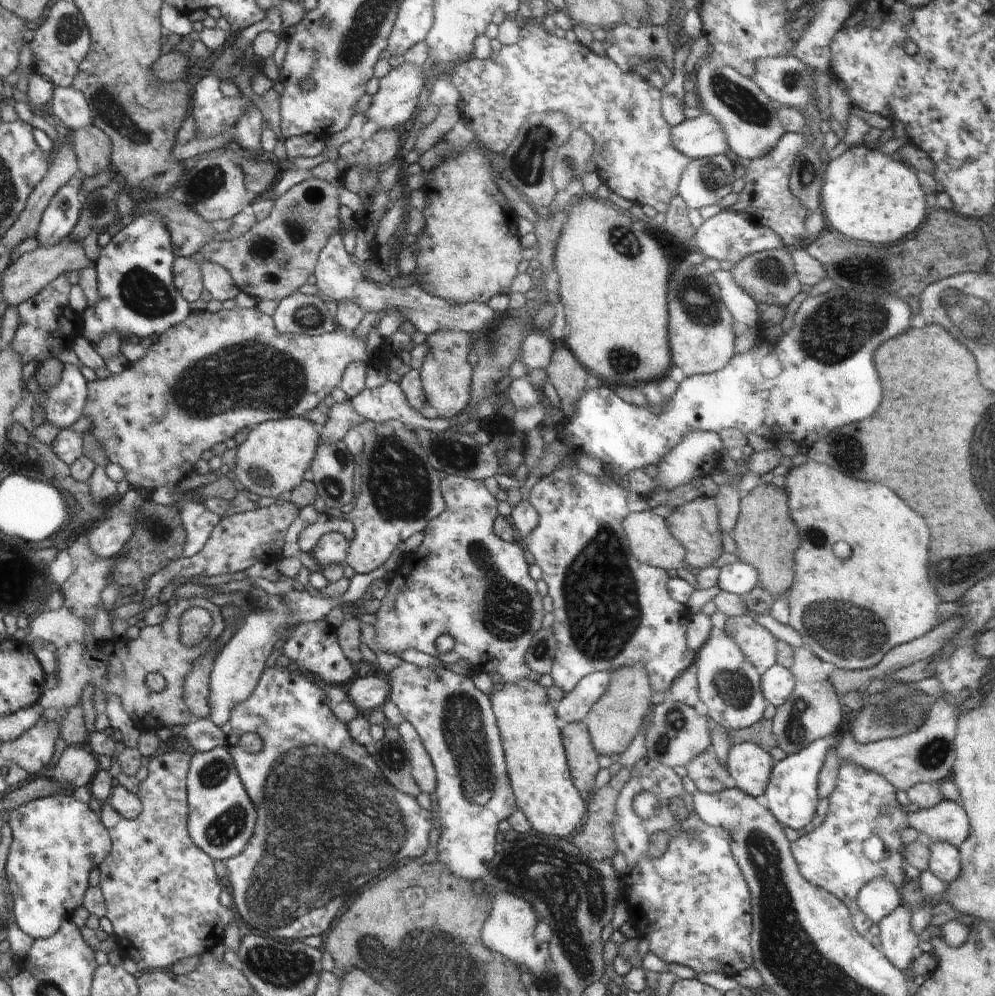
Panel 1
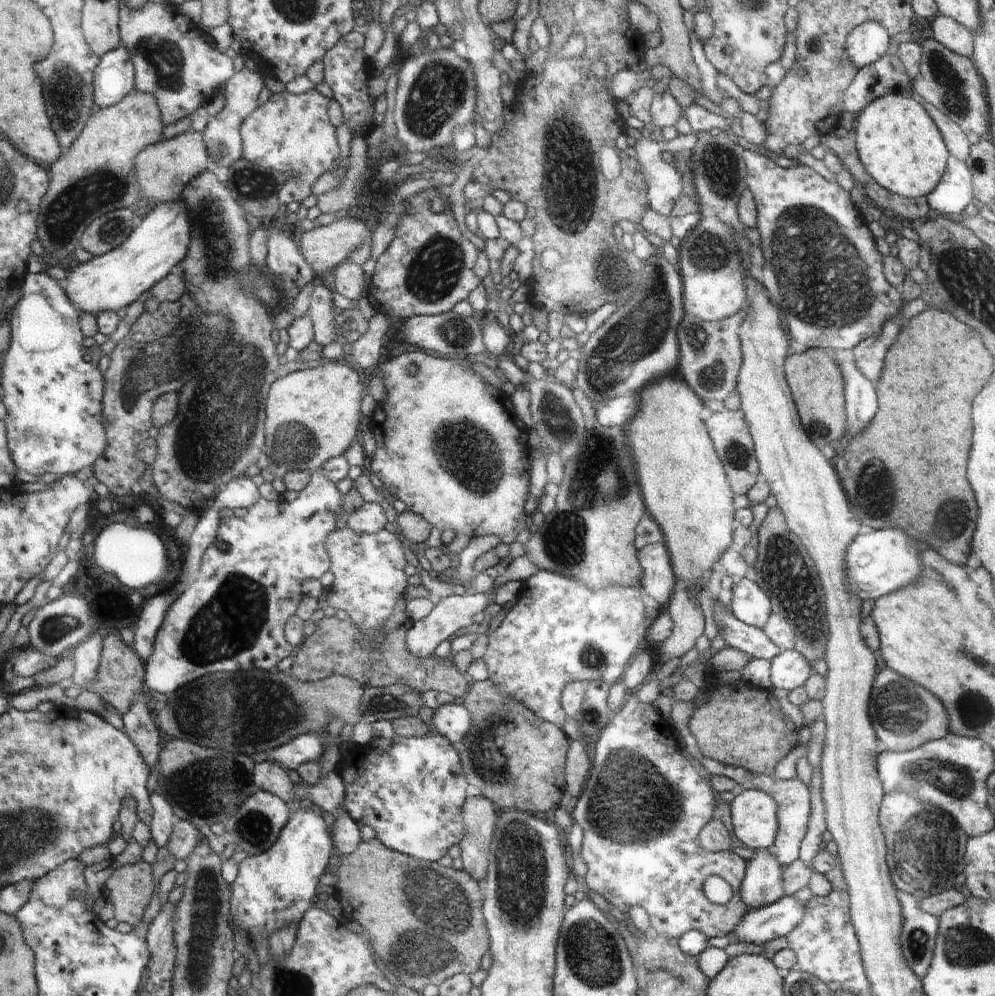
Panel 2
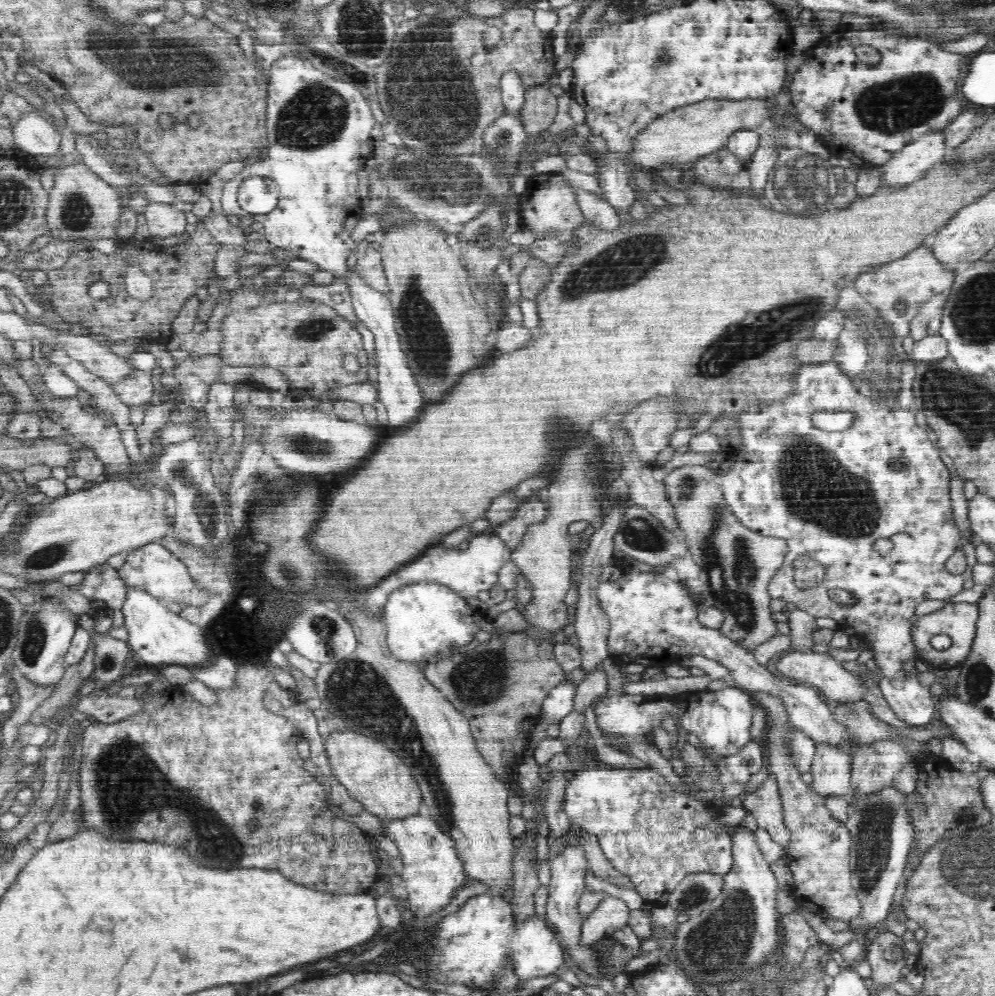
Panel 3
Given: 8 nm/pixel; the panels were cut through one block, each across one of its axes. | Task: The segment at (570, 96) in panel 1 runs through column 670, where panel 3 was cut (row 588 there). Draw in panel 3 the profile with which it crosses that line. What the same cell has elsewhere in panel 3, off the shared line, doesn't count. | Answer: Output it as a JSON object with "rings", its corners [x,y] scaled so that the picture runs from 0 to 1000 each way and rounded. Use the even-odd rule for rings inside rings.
{"rings":[[[160,543],[141,548],[129,554],[127,566],[121,569],[121,578],[127,584],[127,592],[147,593],[163,603],[179,604],[185,608],[205,608],[212,596],[201,590],[181,561],[167,551]]]}

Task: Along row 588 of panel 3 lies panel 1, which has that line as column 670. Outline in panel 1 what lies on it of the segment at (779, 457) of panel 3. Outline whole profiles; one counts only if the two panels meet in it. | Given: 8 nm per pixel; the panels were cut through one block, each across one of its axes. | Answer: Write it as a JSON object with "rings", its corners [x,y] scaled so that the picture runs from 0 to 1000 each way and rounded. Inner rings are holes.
{"rings":[[[651,760],[640,765],[634,773],[630,786],[623,794],[615,827],[620,855],[628,858],[631,867],[629,874],[623,877],[627,894],[625,904],[632,910],[631,915],[639,932],[641,932],[642,941],[651,940],[653,942],[652,954],[655,954],[654,958],[673,968],[691,970],[702,977],[729,975],[728,980],[736,980],[737,977],[742,977],[746,973],[756,972],[758,963],[754,939],[757,938],[757,921],[752,920],[756,896],[737,858],[735,851],[737,839],[729,831],[711,828],[709,824],[702,821],[696,810],[696,797],[691,797],[691,794],[687,793],[687,789],[685,789],[677,772]],[[645,794],[655,795],[663,804],[663,815],[655,823],[645,823],[635,811],[635,803]],[[676,799],[687,803],[687,807],[692,813],[689,822],[676,821],[671,808],[671,803]],[[664,833],[669,833],[674,837],[679,835],[679,839],[675,841],[665,860],[654,862],[650,852],[651,843],[655,837]]]}

